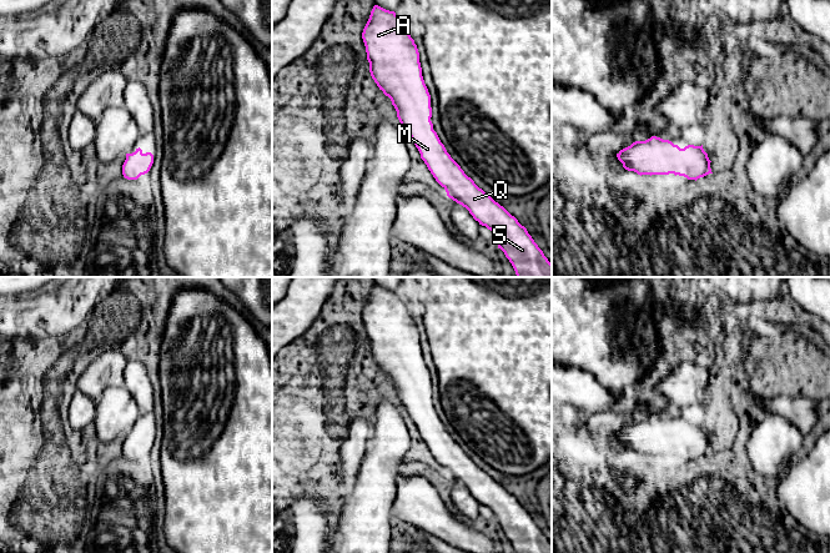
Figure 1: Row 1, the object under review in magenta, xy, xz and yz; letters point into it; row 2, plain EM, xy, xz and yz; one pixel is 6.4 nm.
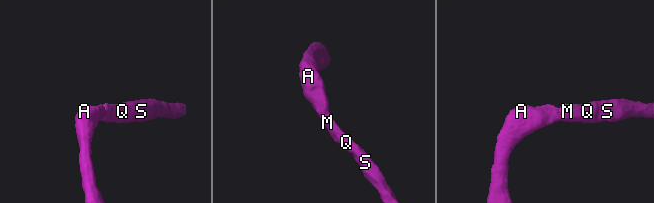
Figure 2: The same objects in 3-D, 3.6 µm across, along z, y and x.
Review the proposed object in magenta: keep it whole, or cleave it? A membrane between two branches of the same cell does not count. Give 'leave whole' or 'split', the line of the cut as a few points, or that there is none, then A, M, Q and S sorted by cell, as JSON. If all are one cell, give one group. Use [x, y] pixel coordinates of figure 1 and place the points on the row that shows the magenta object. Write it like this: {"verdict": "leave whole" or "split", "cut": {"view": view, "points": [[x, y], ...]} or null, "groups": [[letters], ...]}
{"verdict": "leave whole", "cut": null, "groups": [["A", "M", "Q", "S"]]}

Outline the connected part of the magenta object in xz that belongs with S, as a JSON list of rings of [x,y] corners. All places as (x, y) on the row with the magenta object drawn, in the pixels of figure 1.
[[[374,5],[363,29],[362,39],[372,79],[379,90],[391,99],[401,125],[409,132],[421,154],[421,159],[436,181],[446,190],[447,196],[466,207],[479,225],[492,231],[498,248],[504,252],[512,263],[517,277],[552,277],[552,263],[527,228],[464,174],[433,130],[431,95],[422,76],[419,52],[414,40],[396,12]]]

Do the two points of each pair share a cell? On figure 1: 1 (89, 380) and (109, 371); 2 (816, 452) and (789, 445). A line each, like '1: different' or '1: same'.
1: same
2: different

